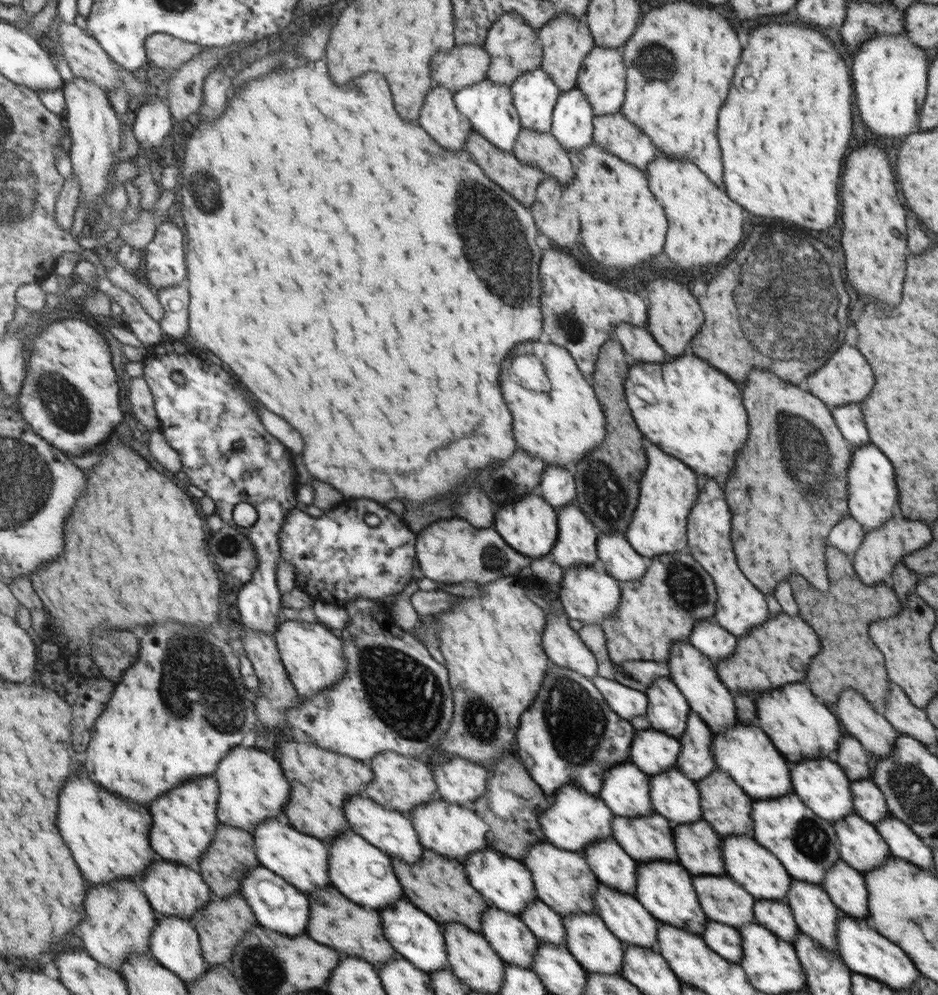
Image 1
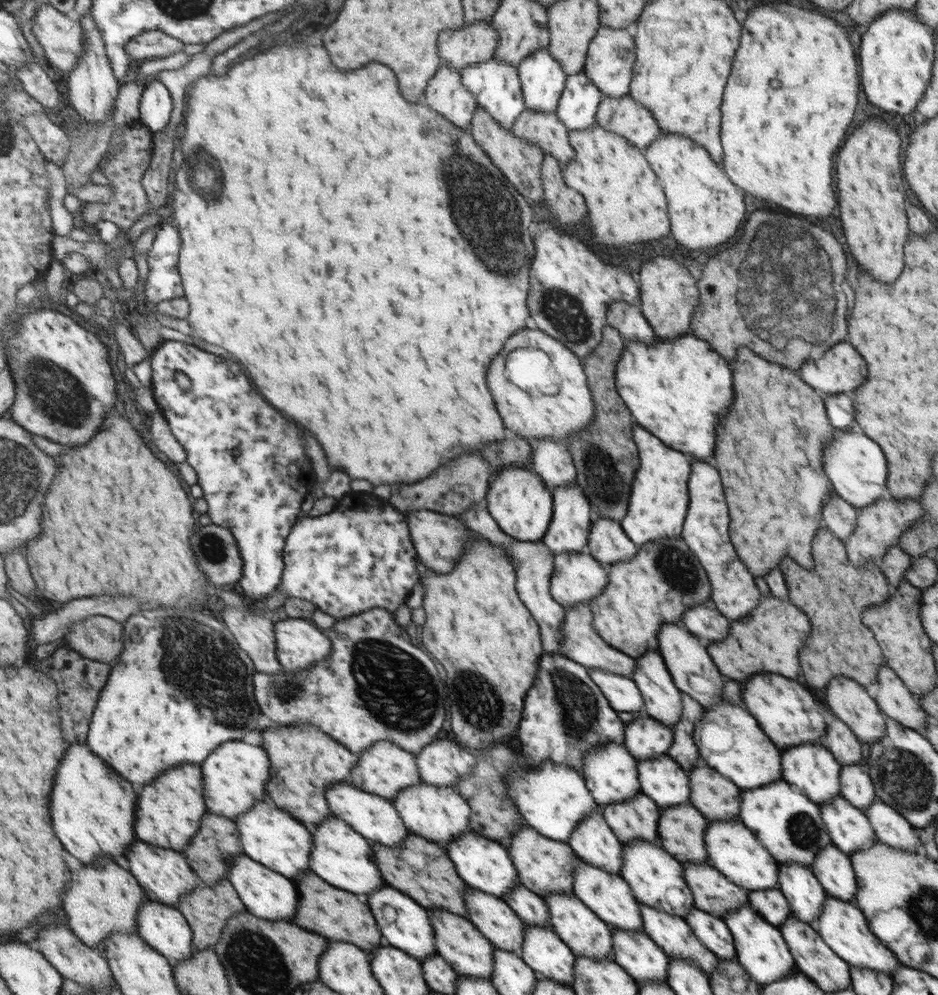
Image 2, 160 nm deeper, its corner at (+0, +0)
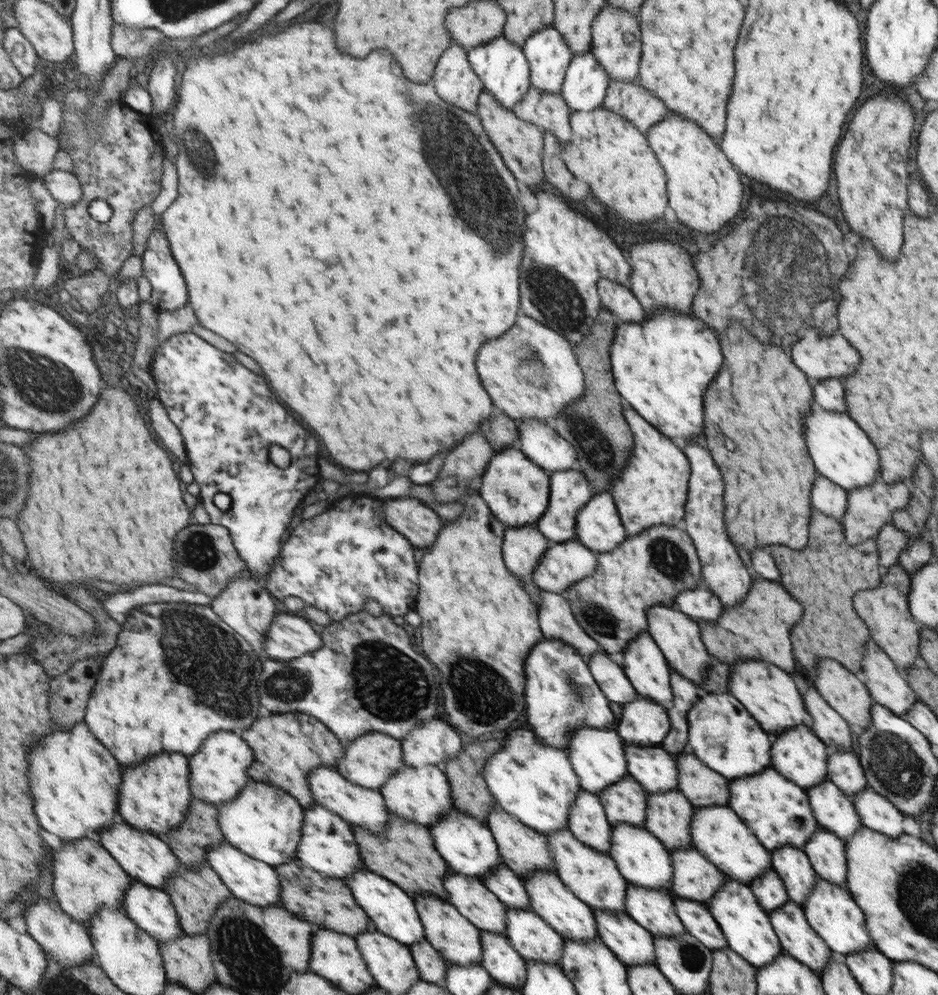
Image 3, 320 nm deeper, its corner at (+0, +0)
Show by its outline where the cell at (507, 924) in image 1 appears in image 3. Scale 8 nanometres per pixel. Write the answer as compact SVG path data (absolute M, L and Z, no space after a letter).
M452 871L444 878L448 901L468 917L481 932L504 936L506 906L478 878Z

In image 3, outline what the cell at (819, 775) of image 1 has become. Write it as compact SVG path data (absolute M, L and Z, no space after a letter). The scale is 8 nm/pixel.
M803 725L795 728L786 728L781 731L775 740L773 740L773 760L771 760L771 768L777 768L777 772L781 772L781 776L793 781L795 785L799 785L803 790L813 788L815 784L821 784L823 779L827 779L827 747L823 742L819 742L819 738L815 738L809 728Z

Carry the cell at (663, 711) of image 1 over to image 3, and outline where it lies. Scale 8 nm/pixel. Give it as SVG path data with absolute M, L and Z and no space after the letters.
M647 631L621 653L620 668L636 690L665 710L672 707L671 669Z

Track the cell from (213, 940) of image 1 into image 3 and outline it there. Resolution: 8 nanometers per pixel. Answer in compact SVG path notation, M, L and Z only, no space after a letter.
M201 865L198 869L181 867L163 889L172 896L172 903L179 913L181 926L187 935L206 934L216 908L229 897L233 897L232 890L210 865Z

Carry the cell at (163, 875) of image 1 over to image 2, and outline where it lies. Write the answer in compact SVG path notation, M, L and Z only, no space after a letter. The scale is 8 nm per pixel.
M137 840L128 848L126 854L125 864L147 892L147 899L161 901L177 907L181 897L189 894L189 892L195 890L195 887L203 883L198 874L192 869L187 856L175 849L161 848Z

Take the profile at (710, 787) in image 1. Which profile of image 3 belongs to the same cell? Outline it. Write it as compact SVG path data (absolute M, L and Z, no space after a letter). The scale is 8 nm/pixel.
M693 753L676 754L677 790L695 807L727 805L729 783L723 775L707 768Z

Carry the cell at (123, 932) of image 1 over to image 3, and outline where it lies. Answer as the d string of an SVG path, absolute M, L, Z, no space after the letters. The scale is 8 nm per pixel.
M87 837L69 841L59 852L53 854L55 898L61 908L76 921L90 930L92 916L101 907L109 905L124 910L125 891L135 880L101 842Z

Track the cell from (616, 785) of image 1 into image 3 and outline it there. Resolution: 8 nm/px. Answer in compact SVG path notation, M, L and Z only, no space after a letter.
M591 727L577 729L569 737L565 751L583 791L598 794L628 774L623 738L615 730Z

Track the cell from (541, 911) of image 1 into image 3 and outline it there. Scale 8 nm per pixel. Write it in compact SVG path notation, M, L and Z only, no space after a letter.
M504 863L490 870L484 883L506 907L531 911L522 879Z

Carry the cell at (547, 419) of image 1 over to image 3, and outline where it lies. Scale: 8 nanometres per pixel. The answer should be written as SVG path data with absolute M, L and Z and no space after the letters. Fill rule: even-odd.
M521 316L521 320L517 320L517 324L513 324L513 328L509 328L509 332L505 332L505 336L497 336L497 338L489 340L489 344L485 344L485 348L481 348L481 352L477 356L477 368L481 372L481 380L483 380L485 388L489 388L489 396L493 396L493 405L497 404L495 408L501 409L515 422L530 418L545 422L547 419L557 416L558 412L568 407L569 403L575 403L583 395L584 376L581 376L582 370L579 370L579 367L571 352L571 346L567 344L567 338L553 328L528 316ZM524 358L538 358L542 364L542 372L546 374L542 387L534 385L521 374L520 364Z

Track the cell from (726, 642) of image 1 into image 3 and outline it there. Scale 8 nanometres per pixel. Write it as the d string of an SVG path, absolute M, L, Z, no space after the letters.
M701 588L681 592L681 596L677 596L675 608L681 608L681 612L687 612L687 616L697 622L699 620L713 622L713 620L717 620L719 612L721 612L721 604L719 604L717 596L711 594L709 590L701 590Z

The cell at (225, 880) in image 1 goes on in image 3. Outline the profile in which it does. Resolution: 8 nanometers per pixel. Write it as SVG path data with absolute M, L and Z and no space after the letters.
M194 797L184 823L168 832L169 846L185 867L198 869L201 865L209 865L208 848L224 843L226 836L220 827L220 809L213 803Z

